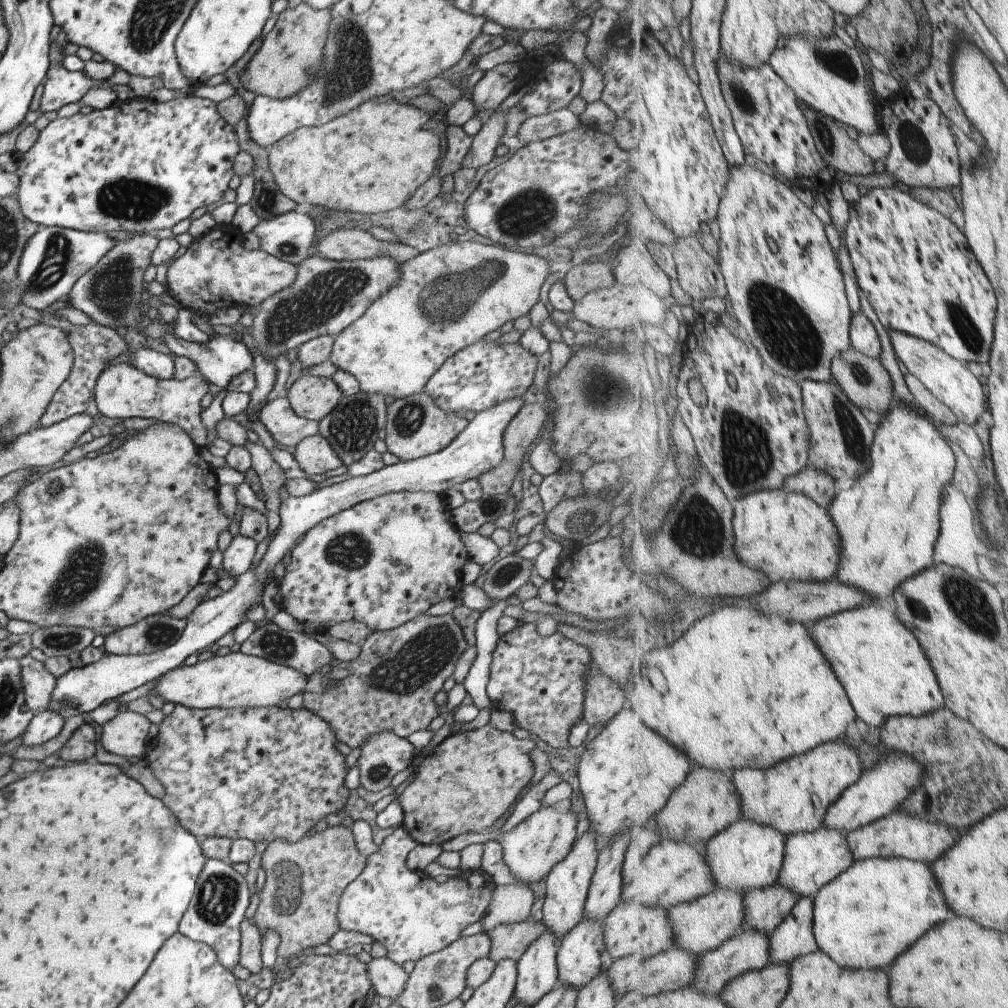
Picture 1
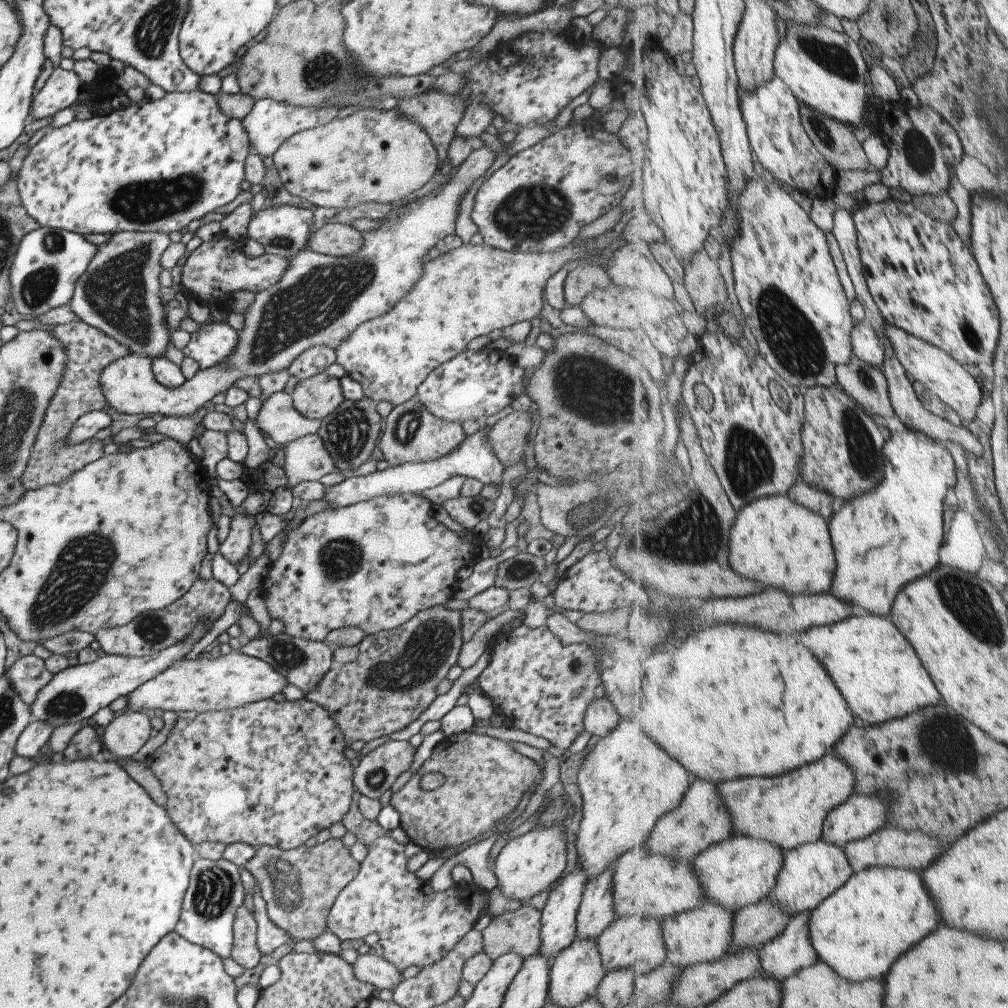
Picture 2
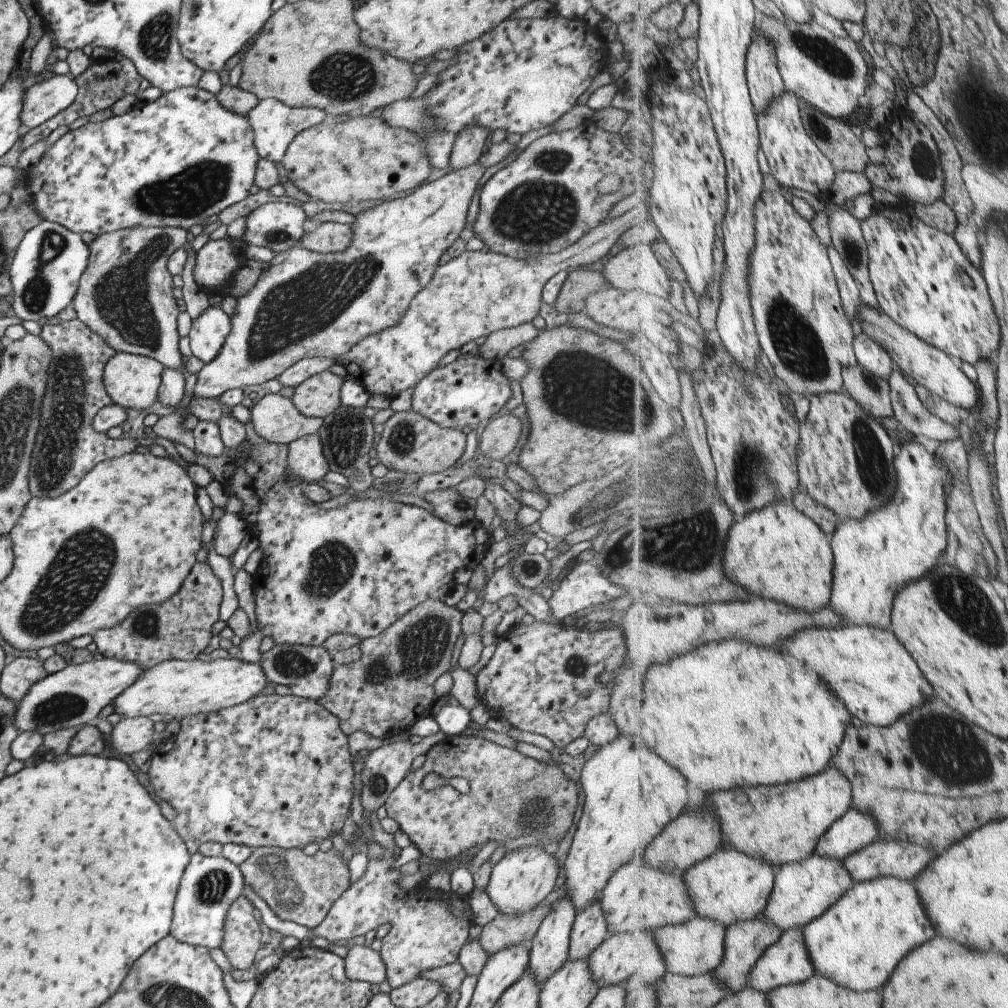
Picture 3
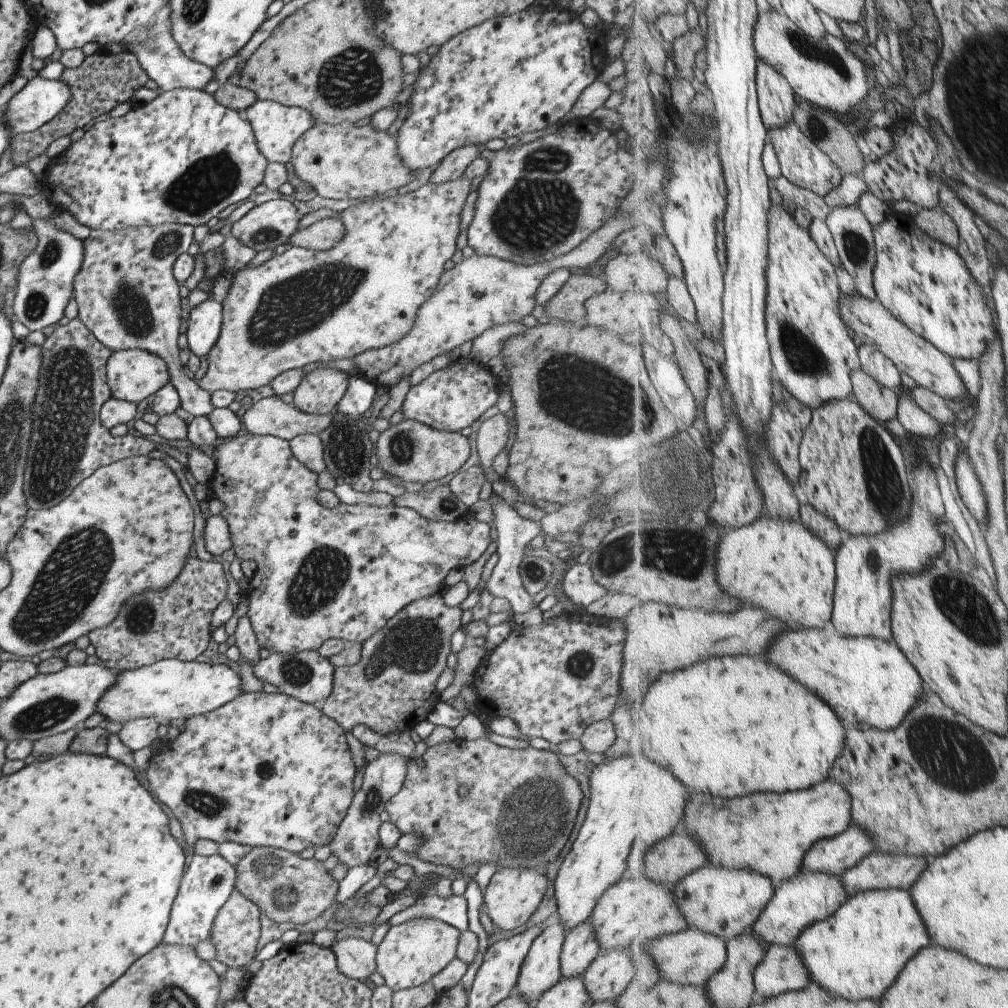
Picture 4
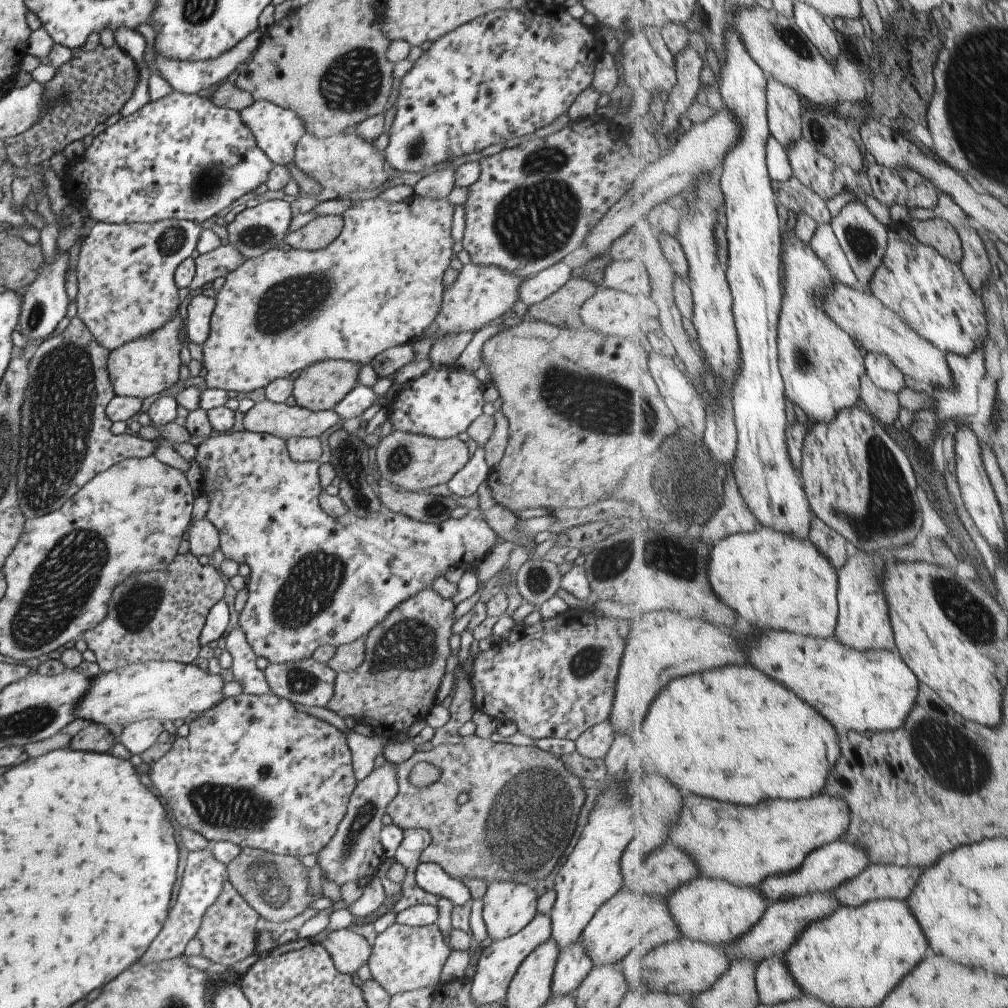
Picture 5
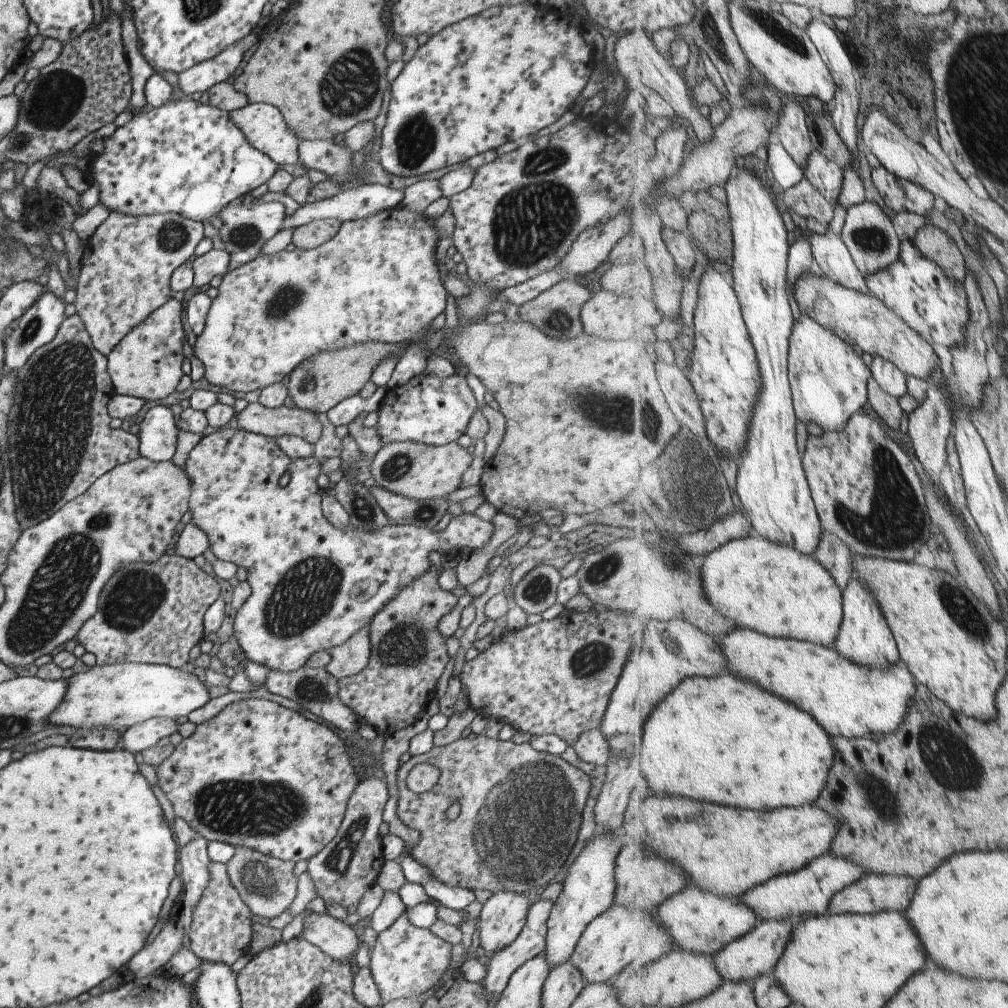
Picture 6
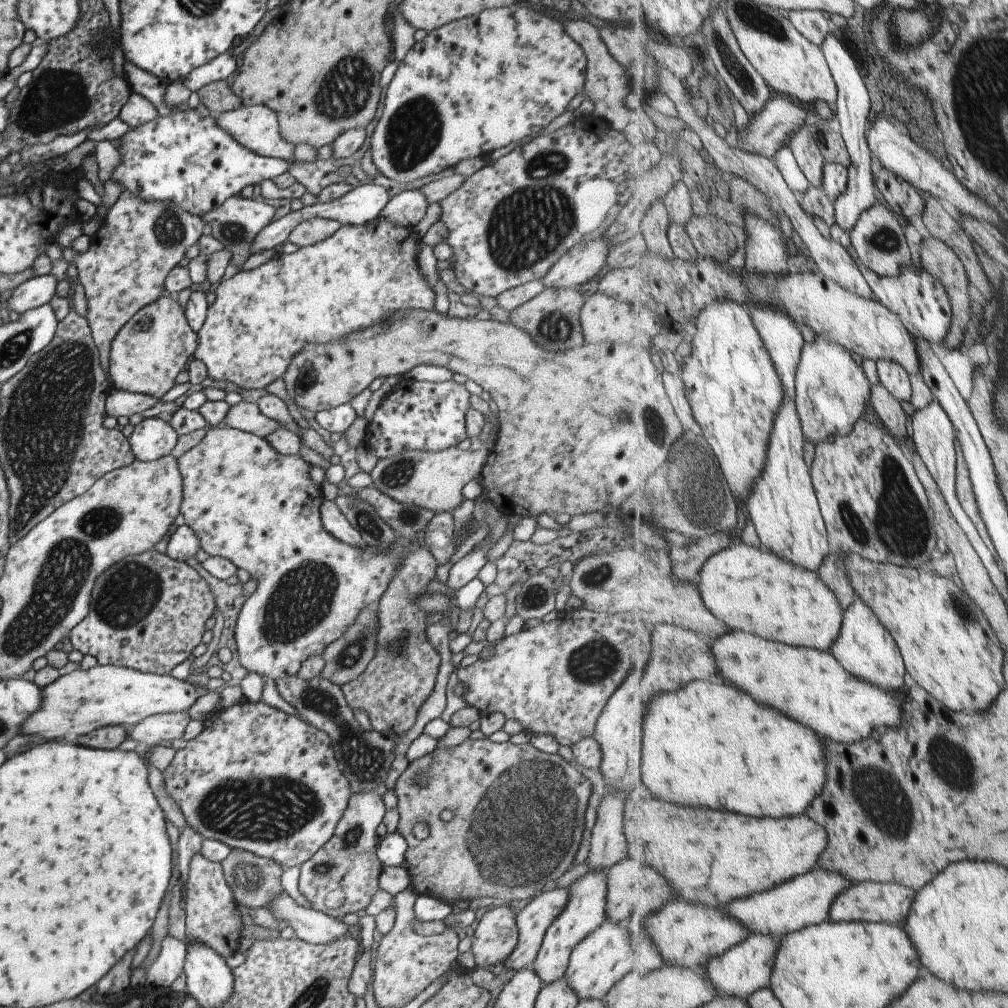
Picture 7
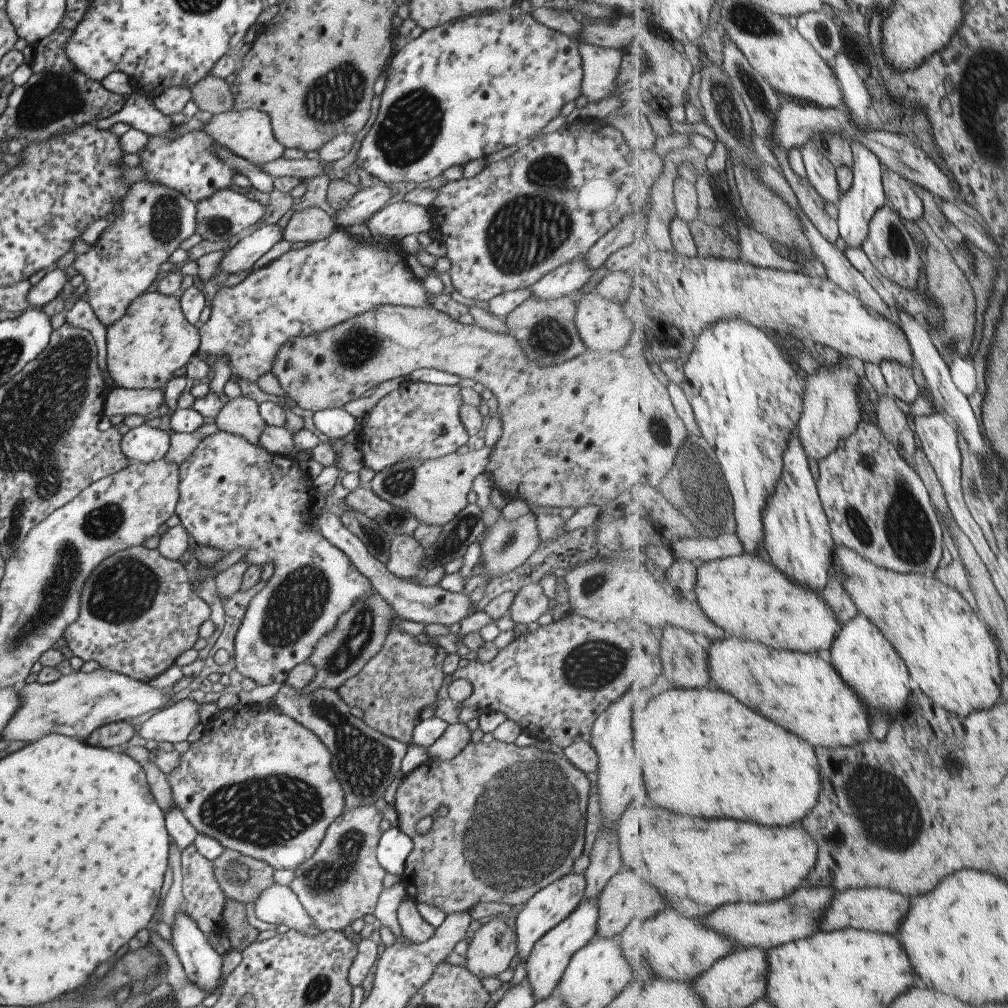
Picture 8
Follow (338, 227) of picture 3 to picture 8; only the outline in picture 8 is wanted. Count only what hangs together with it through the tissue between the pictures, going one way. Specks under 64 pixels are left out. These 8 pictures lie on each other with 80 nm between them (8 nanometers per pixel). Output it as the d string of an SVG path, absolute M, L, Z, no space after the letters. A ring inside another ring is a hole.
M311 206L293 211L282 231L282 238L293 243L318 241L328 237L336 228L333 218L321 208Z

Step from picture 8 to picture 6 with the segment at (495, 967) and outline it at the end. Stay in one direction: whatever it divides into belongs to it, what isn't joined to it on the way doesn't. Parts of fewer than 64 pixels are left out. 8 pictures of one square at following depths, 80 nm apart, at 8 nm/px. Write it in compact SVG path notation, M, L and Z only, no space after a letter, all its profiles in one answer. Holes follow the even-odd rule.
M494 892L482 904L477 940L485 956L511 944L521 930L528 909L527 897L513 892Z

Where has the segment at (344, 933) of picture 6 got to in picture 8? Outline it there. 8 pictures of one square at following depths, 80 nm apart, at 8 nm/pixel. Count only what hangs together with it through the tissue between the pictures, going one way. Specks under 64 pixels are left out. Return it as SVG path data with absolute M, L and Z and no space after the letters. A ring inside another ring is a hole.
M271 883L264 888L253 901L253 912L263 922L284 924L306 935L319 934L293 891L285 885Z

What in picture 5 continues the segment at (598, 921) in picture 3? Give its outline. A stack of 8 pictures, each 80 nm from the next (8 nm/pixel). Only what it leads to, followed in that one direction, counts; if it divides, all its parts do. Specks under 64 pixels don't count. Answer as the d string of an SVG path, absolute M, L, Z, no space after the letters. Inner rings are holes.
M580 938L558 952L550 982L550 996L573 994L592 967Z

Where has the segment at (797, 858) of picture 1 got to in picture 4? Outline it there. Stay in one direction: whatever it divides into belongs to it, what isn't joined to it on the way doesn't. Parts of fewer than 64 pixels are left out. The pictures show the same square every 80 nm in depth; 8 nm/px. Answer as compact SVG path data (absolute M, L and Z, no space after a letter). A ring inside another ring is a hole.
M801 872L794 877L782 881L775 891L772 902L765 907L760 919L751 927L751 930L763 943L767 944L767 948L771 948L773 945L790 946L795 944L796 940L800 938L800 934L809 925L834 915L848 899L849 896L844 889L841 877L838 879L825 873L816 873L813 875L812 873Z

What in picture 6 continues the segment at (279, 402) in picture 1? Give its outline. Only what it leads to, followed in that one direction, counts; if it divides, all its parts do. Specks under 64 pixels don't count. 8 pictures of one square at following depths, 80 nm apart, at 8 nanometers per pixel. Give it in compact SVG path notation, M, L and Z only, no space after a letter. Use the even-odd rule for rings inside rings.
M247 403L234 416L237 429L272 439L281 435L293 435L313 445L321 434L321 425L313 413L299 408L281 405L276 409L268 409L259 403Z

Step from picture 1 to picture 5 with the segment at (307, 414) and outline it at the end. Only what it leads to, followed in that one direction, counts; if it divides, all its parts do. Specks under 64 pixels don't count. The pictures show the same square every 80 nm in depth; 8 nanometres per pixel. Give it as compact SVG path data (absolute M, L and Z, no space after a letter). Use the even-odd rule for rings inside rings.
M325 359L303 367L292 381L292 396L298 407L310 411L331 411L332 408L357 384L361 364L341 359Z

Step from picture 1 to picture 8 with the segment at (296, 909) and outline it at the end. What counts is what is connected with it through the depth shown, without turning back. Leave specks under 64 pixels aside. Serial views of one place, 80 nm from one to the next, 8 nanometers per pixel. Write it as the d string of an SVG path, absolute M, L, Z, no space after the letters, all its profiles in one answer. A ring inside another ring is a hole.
M223 849L216 859L211 861L212 873L223 894L235 902L253 902L257 895L274 883L271 877L273 870L266 862L246 857L234 850Z

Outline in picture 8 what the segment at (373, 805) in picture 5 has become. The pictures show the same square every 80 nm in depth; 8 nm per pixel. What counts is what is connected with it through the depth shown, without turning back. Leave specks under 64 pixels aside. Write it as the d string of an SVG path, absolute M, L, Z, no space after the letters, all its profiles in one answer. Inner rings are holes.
M373 805L341 813L325 829L315 852L294 868L293 880L288 887L319 933L342 931L353 920L374 914L386 873L379 866L375 852L382 833L379 831L381 818Z

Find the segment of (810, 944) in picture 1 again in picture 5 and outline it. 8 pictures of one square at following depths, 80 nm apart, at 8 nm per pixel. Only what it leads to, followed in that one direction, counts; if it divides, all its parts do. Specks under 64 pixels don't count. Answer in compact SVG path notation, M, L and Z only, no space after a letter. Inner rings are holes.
M783 958L763 961L756 968L756 987L763 1005L779 1005L803 996L803 990L793 980L788 964Z

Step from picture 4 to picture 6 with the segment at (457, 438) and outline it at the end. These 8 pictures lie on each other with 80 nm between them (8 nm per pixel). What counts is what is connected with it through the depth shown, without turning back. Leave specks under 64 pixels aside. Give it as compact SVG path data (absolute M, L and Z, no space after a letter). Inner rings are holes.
M389 443L374 454L370 464L370 476L375 486L393 494L413 500L438 499L460 486L462 474L472 460L472 454L456 443L438 447L419 443Z

